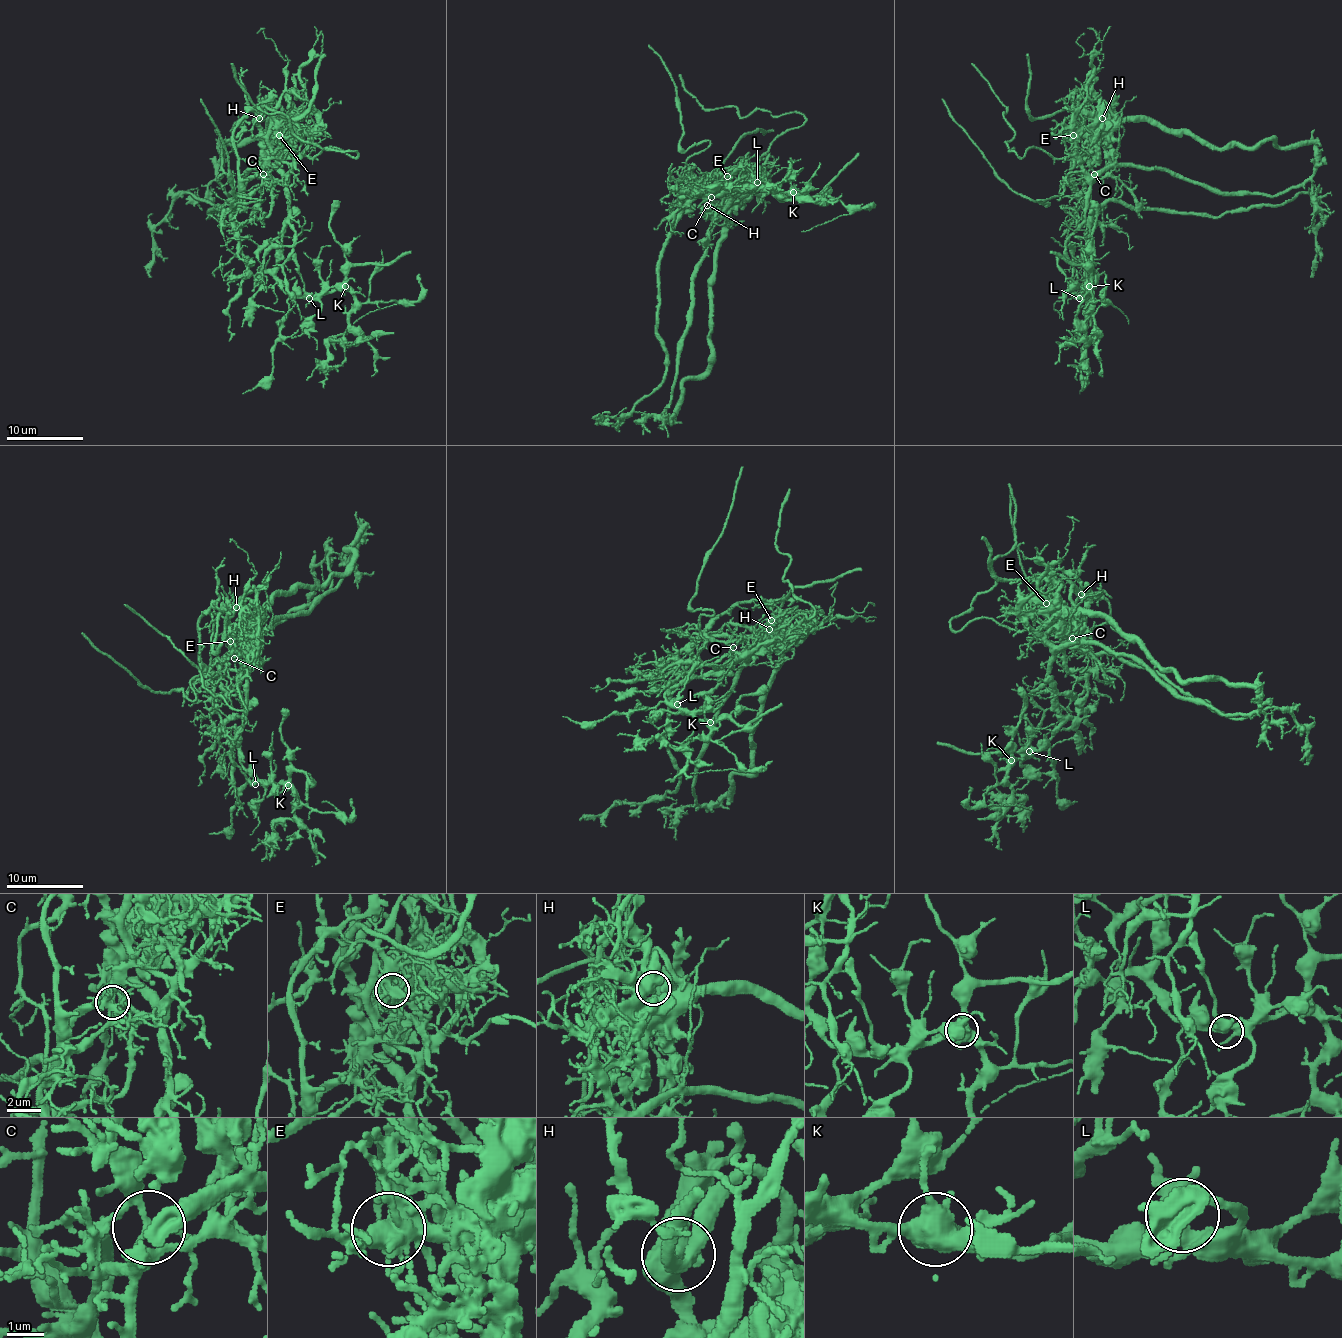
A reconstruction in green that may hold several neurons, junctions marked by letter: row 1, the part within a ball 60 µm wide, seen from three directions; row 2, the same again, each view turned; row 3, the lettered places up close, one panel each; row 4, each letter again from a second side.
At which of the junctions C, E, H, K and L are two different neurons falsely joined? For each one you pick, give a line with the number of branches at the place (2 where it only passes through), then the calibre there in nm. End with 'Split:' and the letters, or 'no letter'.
C: branches 4; calibre 140 nm
E: branches 8; calibre 500 nm
K: branches 4; calibre 600 nm
Split: C, E, K

